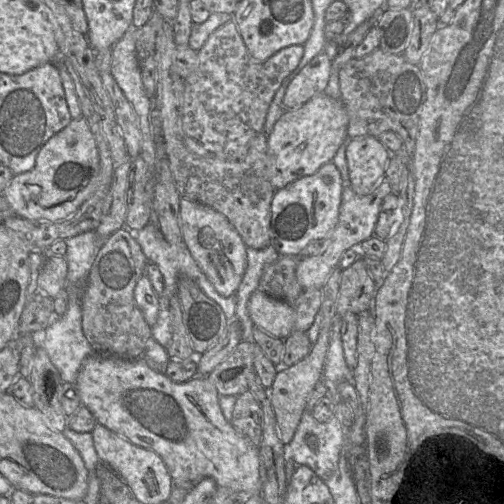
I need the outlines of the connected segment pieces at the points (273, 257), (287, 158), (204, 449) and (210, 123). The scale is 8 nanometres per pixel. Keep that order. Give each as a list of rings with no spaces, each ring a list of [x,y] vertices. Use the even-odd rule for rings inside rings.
[[[272,245],[263,249],[248,247],[246,253],[247,268],[235,293],[237,300],[235,319],[229,323],[238,322],[242,326],[243,341],[250,342],[253,323],[248,314],[248,302],[252,294],[259,289],[259,282],[264,269],[277,261],[280,255]]]
[[[325,93],[316,95],[295,109],[286,109],[267,136],[269,151],[268,179],[279,190],[306,176],[315,174],[324,164],[332,162],[338,149],[348,139],[348,115],[340,100]]]
[[[93,353],[83,363],[75,385],[86,407],[100,424],[131,443],[158,454],[174,482],[196,484],[204,478],[212,478],[218,488],[229,488],[238,494],[238,501],[260,496],[263,473],[258,448],[241,437],[225,420],[219,405],[220,396],[207,377],[199,377],[178,383],[165,374],[150,368],[143,357],[136,360]]]
[[[233,19],[215,30],[202,48],[197,51],[199,63],[195,71],[184,81],[182,107],[182,133],[187,148],[202,157],[214,157],[226,161],[243,158],[252,139],[263,132],[269,106],[287,78],[299,65],[304,46],[294,44],[282,48],[265,61],[254,59],[248,52]]]

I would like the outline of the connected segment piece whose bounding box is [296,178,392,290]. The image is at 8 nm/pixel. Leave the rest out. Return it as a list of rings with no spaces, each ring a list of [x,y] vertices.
[[[385,178],[380,181],[380,184],[371,193],[366,195],[357,195],[353,191],[351,183],[349,187],[345,187],[336,227],[324,239],[324,244],[319,254],[309,257],[301,256],[298,263],[296,277],[304,290],[321,289],[331,272],[339,266],[342,254],[348,249],[358,249],[362,242],[374,236],[381,204],[385,196],[391,192],[391,186]]]

